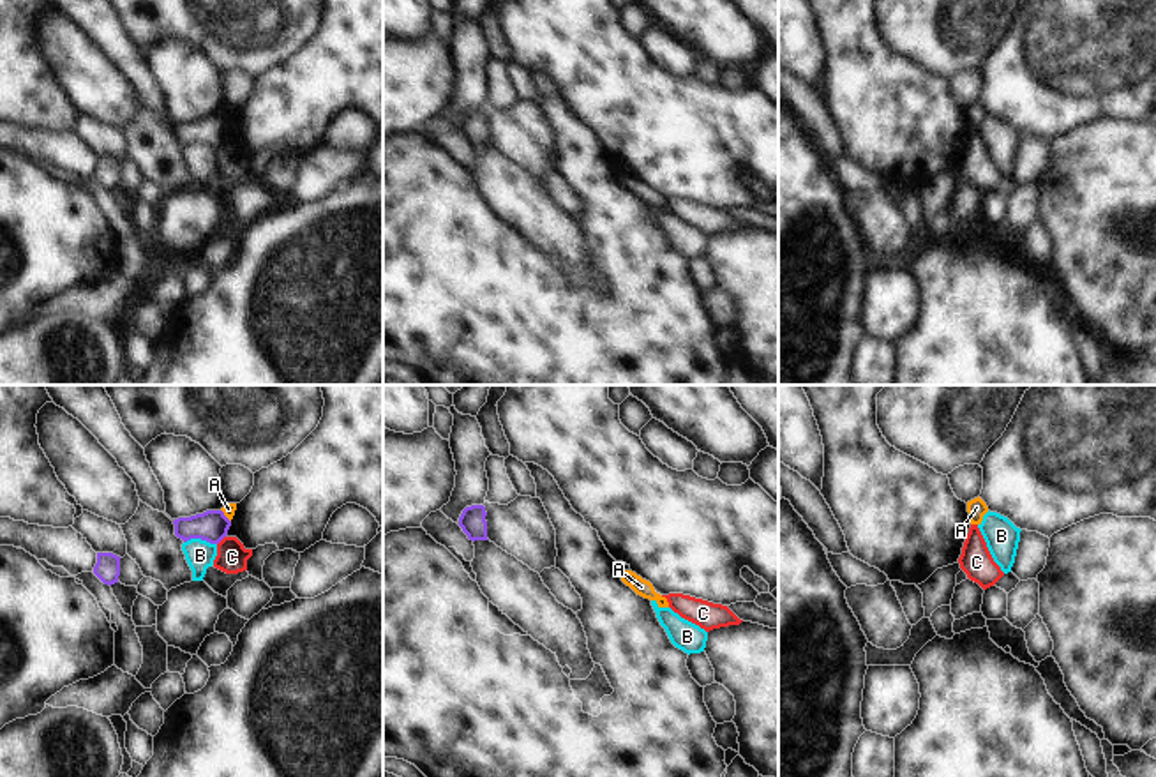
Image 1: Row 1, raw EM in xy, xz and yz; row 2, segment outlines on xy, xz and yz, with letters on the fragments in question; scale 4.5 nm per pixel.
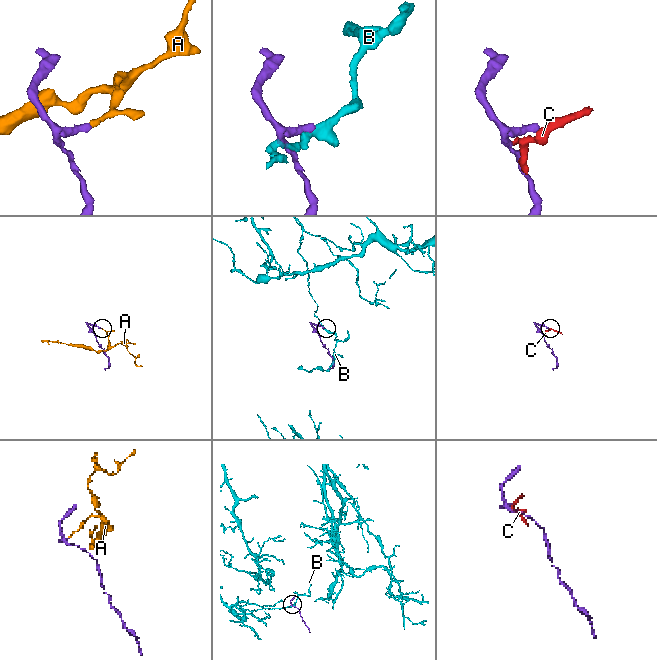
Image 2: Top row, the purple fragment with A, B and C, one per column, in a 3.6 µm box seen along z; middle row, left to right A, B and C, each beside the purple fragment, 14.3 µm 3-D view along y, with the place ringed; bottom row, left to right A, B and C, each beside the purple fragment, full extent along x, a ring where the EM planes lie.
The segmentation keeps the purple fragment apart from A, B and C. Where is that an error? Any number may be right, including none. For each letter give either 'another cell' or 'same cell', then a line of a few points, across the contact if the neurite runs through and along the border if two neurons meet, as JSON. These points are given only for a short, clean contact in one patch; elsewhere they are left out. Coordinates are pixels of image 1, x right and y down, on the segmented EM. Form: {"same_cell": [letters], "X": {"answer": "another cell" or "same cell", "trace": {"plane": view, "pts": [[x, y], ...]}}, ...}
{"same_cell": [], "A": {"answer": "another cell", "trace": {"plane": "xy", "pts": [[221, 509], [230, 521]]}}, "B": {"answer": "another cell", "trace": {"plane": "xy", "pts": [[184, 541], [205, 539], [216, 544]]}}, "C": {"answer": "another cell"}}

